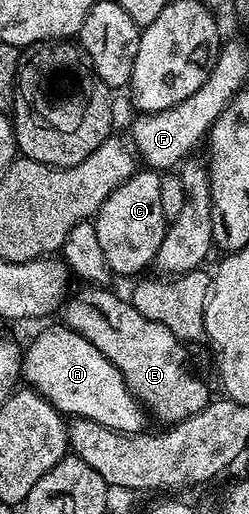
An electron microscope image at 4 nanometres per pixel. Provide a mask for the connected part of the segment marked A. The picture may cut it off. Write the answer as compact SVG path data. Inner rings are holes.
M63 324L44 330L23 351L23 381L38 391L56 410L72 418L94 420L123 434L138 434L145 429L146 411L128 391L118 368L78 332Z

